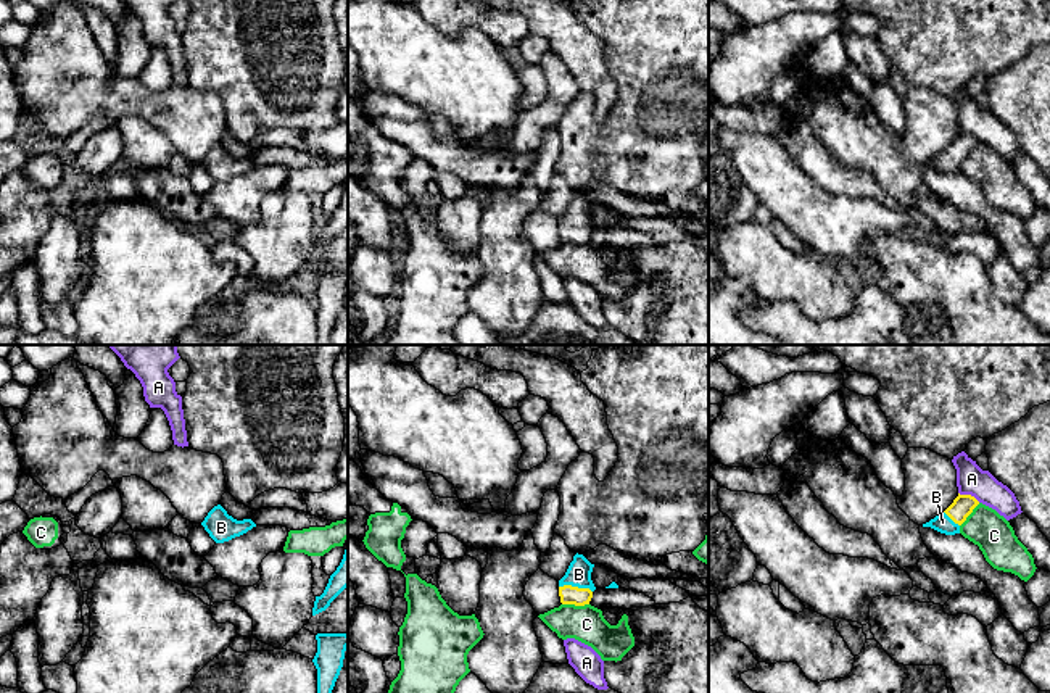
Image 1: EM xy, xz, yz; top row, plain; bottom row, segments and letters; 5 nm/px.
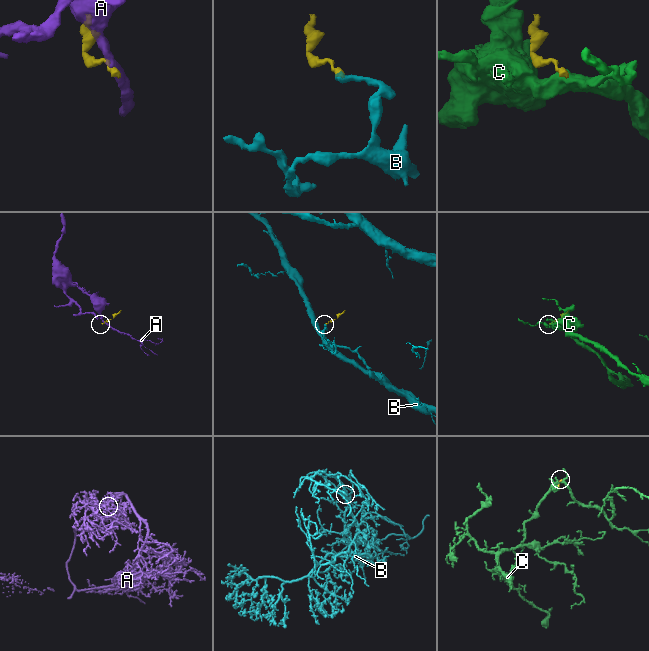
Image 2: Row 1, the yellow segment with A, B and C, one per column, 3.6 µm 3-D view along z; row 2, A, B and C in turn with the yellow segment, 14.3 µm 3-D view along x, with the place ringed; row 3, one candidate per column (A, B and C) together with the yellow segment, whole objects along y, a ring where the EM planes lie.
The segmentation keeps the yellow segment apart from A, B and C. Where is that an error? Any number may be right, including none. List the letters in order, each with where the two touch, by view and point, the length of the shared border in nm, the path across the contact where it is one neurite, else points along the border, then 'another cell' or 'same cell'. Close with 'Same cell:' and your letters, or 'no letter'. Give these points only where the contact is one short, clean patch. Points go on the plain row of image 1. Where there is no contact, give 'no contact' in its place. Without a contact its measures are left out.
A: contact yz (970, 134); length 120 nm; border yz (959, 131), (970, 132), (979, 141); another cell
B: contact xz (575, 226); length 170 nm; way xz (569, 234), (575, 226), (578, 213); same cell
C: contact xz (575, 244); length 140 nm; border xz (562, 242), (588, 244); another cell
Same cell: B

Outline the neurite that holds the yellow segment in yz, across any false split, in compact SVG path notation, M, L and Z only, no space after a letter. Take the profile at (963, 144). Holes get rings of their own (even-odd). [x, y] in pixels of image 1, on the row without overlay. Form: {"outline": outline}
{"outline": "M960 134L953 142L939 155L923 163L923 166L931 166L945 174L960 172L960 164L973 151L979 140L971 134Z"}

